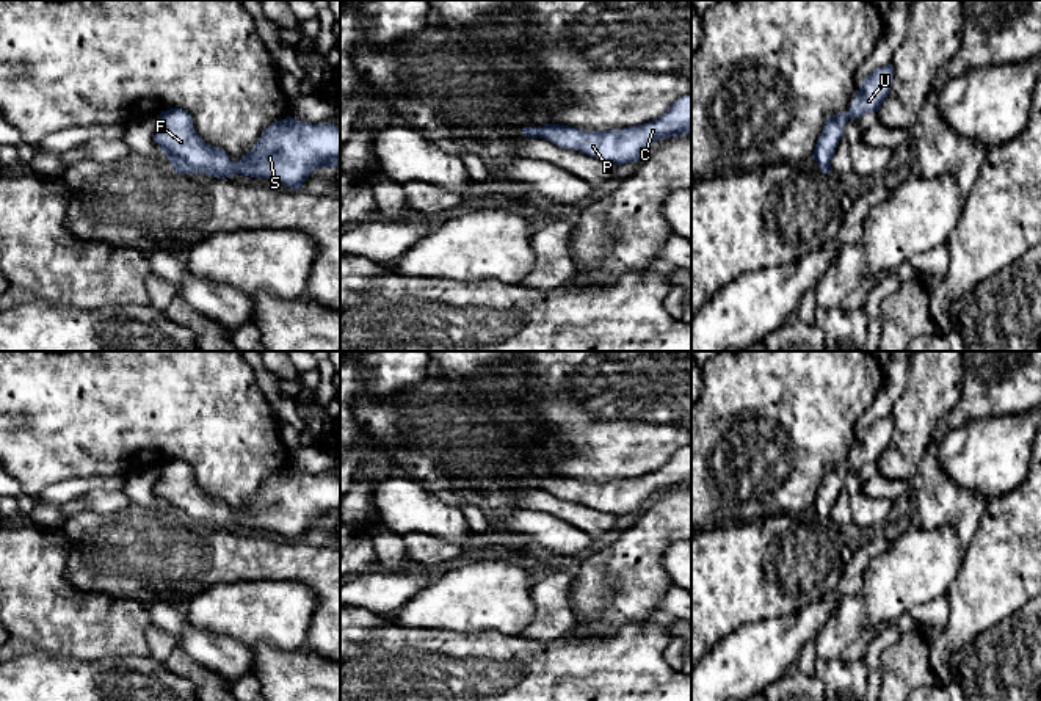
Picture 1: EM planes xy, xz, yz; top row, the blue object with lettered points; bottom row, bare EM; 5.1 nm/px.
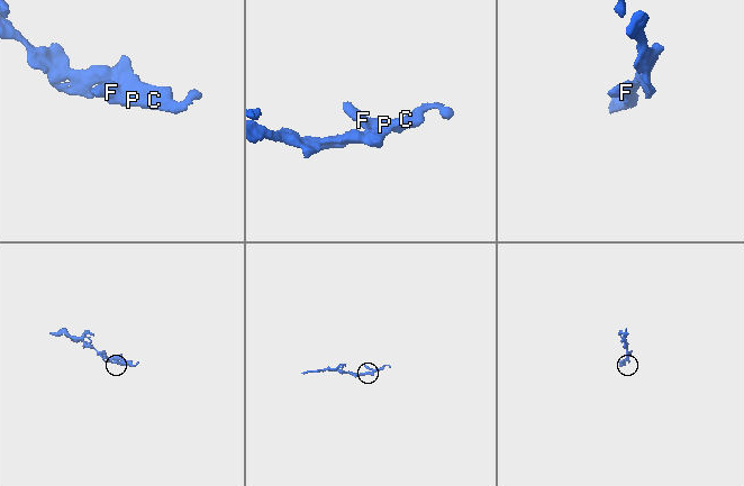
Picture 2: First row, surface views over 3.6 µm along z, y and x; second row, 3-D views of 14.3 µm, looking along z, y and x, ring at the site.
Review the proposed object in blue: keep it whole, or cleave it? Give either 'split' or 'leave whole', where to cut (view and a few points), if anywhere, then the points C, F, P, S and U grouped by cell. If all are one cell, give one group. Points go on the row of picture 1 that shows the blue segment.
leave whole; no cut; C F P S U

